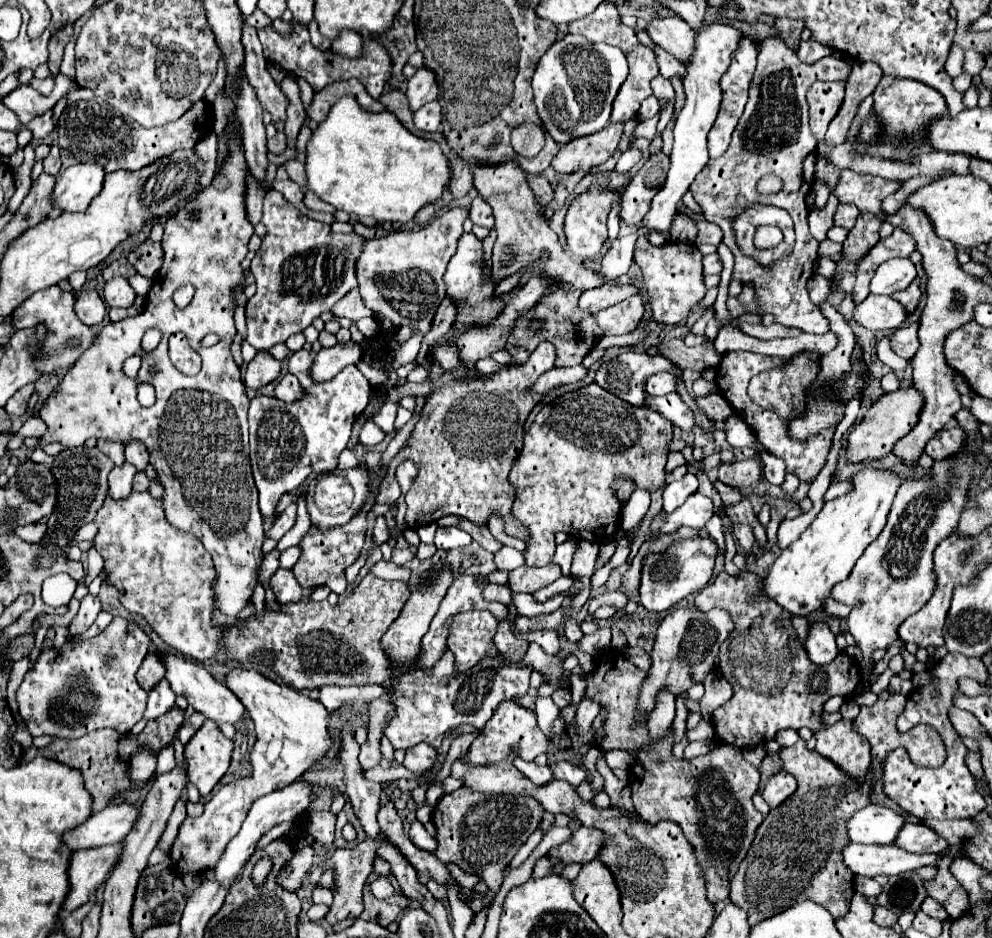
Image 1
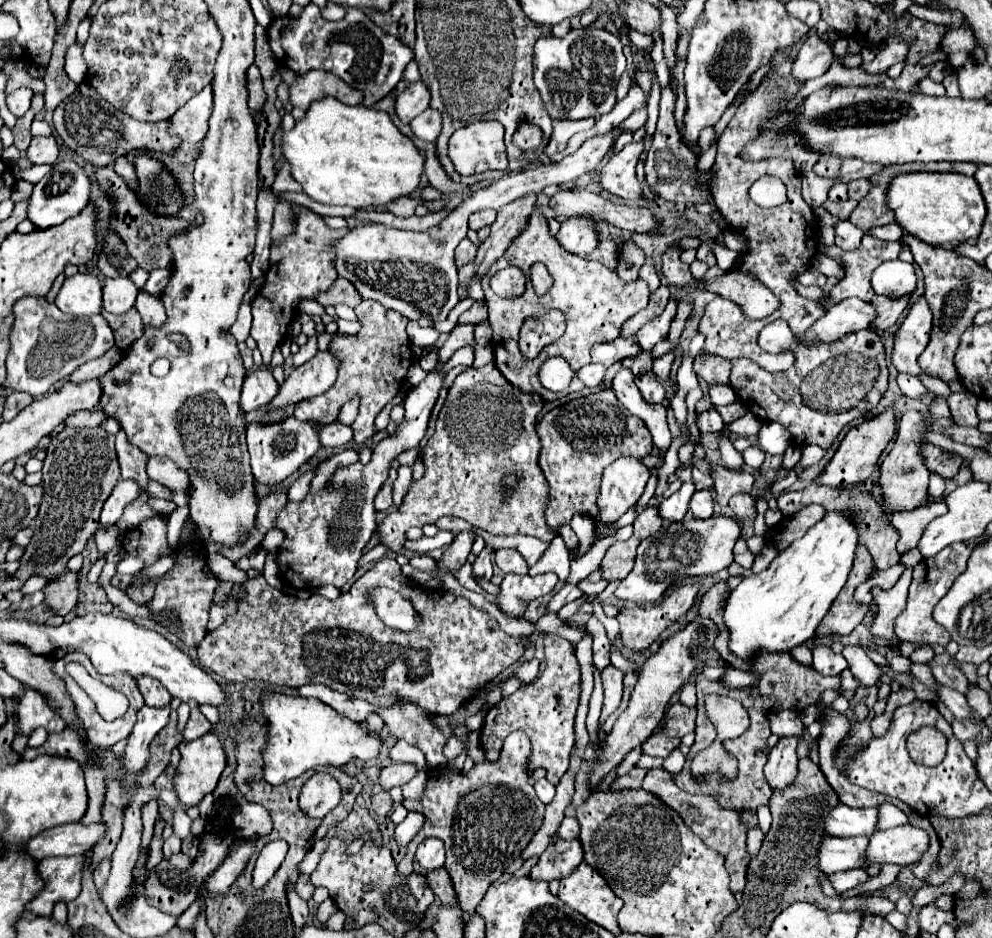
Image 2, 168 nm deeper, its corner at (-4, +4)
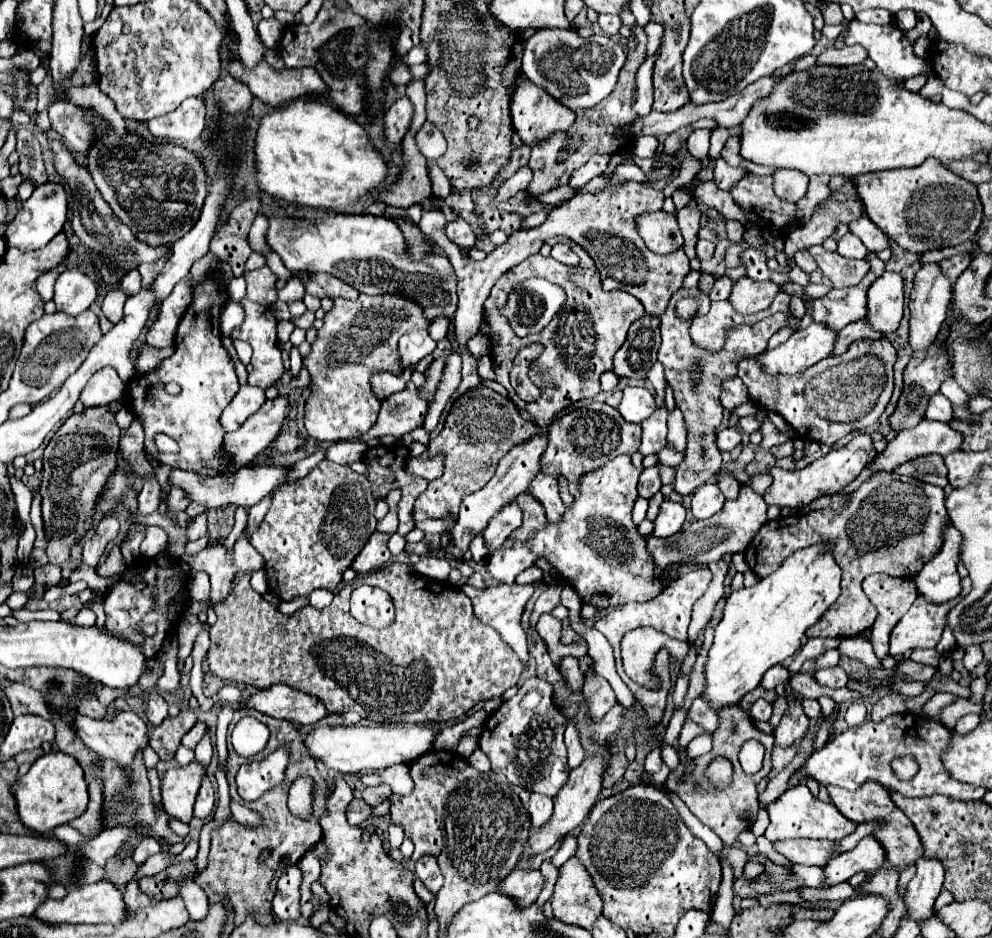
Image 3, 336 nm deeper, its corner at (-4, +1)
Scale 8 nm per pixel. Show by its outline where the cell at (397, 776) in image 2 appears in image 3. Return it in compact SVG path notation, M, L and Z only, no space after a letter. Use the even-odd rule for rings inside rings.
M379 785L379 787L367 787L367 789L363 789L361 799L363 799L367 805L377 807L379 803L383 803L383 801L389 797L389 793L391 793L391 787L387 787L387 785Z

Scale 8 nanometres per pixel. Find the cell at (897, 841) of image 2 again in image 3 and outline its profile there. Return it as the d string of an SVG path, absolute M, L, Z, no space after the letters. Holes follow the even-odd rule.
M869 835L869 837L863 837L855 849L831 859L823 867L825 885L831 887L837 883L843 883L859 871L875 873L877 869L881 869L885 865L887 865L887 859L885 859L885 851L881 847L881 843L873 835Z

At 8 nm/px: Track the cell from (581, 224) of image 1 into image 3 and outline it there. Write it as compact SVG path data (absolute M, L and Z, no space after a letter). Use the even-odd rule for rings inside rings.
M561 243L553 245L553 249L551 249L551 257L553 257L555 261L563 263L563 265L571 265L571 267L579 265L579 257L577 257L569 247L565 247L565 245L561 245Z

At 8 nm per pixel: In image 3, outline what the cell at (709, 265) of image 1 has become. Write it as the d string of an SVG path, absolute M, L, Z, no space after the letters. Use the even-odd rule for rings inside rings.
M699 239L699 241L697 241L697 259L699 259L699 261L711 259L711 257L713 257L713 251L715 251L715 243L705 241L705 239Z

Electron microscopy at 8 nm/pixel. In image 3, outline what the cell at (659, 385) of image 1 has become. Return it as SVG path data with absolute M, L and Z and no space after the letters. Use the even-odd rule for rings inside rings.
M627 387L623 389L623 399L617 405L621 417L629 423L641 423L655 411L655 397L645 387Z

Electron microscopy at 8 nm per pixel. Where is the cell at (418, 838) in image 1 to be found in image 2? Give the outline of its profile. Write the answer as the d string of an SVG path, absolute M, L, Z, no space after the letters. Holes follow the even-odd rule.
M425 838L417 852L415 852L415 858L419 860L419 864L425 868L425 870L435 870L435 868L441 868L445 864L445 846L441 844L441 840L437 838Z

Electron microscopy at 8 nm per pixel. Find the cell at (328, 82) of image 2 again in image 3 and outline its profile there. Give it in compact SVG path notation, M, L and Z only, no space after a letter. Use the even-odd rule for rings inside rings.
M229 47L227 49L227 57L223 59L223 69L233 75L235 79L241 79L241 83L245 83L253 95L257 99L261 99L263 103L269 103L271 107L279 107L291 99L297 99L297 97L305 97L307 93L319 93L325 89L325 83L321 81L319 73L313 69L313 67L301 67L301 69L281 69L281 71L275 71L271 69L265 61L259 61L253 69L245 67L243 61L239 59L237 55L237 47Z

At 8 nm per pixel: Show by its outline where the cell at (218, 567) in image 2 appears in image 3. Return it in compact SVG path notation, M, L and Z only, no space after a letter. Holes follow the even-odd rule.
M203 513L193 518L193 521L187 526L187 541L195 541L207 533L207 514Z

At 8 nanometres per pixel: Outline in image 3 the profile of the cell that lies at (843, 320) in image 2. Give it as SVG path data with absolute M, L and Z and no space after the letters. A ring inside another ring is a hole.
M811 323L807 329L795 331L787 343L767 349L755 357L761 371L769 375L795 375L827 357L833 349L837 333L825 325Z

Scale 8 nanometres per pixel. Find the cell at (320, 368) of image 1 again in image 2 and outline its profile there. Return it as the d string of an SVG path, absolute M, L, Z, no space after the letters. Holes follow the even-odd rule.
M329 350L317 352L313 360L295 368L287 382L281 384L277 396L273 398L273 406L295 404L299 400L319 396L321 392L329 390L337 380L337 368L339 358L333 352Z

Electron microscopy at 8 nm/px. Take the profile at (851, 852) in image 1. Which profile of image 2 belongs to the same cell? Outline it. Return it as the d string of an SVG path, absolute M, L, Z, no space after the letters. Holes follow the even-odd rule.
M835 836L825 838L819 848L821 872L833 874L833 872L871 866L871 862L865 860L867 846L869 846L869 838L865 838L865 836L853 836L849 840L835 838Z

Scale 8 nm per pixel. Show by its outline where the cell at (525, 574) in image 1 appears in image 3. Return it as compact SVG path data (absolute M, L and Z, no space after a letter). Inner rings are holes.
M513 583L513 585L495 585L495 587L487 587L487 589L475 589L471 585L463 585L461 591L471 599L475 615L485 625L491 625L493 629L499 631L502 639L511 646L522 663L528 661L527 636L525 631L521 629L521 615L523 615L525 603L529 601L529 597L535 591L535 585L517 585L517 583Z

